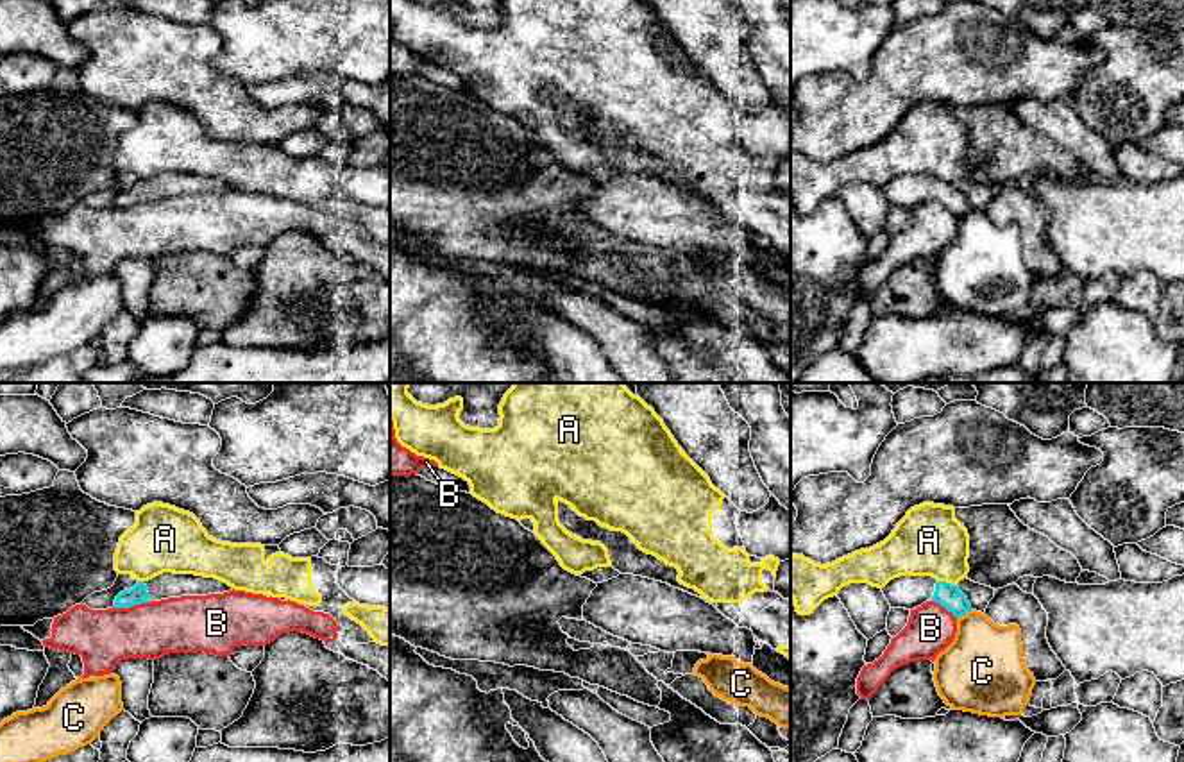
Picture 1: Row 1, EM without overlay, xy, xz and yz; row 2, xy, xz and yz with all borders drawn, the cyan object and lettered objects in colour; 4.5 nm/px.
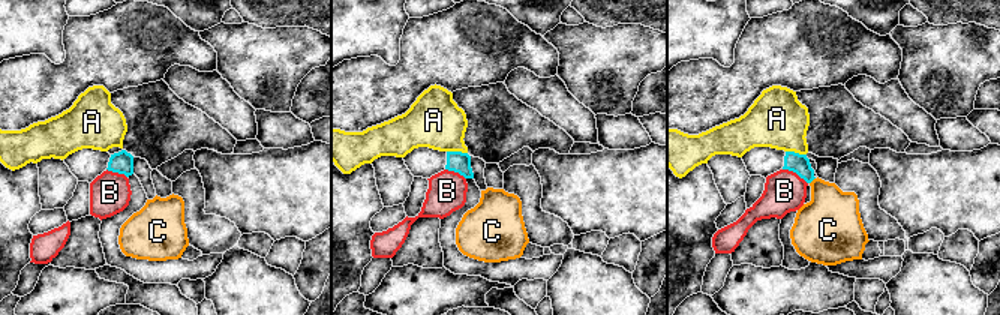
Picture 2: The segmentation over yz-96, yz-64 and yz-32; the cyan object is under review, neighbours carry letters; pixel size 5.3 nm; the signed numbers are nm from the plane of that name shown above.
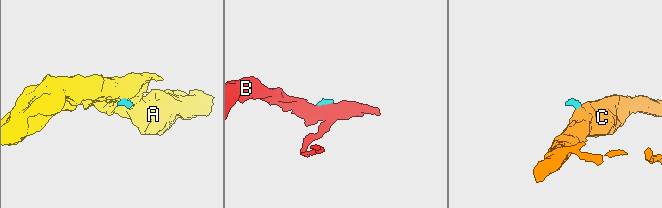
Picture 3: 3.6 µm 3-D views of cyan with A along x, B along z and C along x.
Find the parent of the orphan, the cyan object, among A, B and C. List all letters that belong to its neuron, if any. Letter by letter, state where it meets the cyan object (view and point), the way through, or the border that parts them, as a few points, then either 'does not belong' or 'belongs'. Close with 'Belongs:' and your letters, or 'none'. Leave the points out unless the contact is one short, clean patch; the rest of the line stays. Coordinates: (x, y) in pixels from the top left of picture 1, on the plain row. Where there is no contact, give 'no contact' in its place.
A: contact yz (945, 181); border yz (938, 179), (955, 185); does not belong
B: contact xy (131, 204); border xy (151, 201), (113, 206); does not belong
C: contact yz (964, 213); border yz (972, 210), (957, 219); does not belong
Belongs: none

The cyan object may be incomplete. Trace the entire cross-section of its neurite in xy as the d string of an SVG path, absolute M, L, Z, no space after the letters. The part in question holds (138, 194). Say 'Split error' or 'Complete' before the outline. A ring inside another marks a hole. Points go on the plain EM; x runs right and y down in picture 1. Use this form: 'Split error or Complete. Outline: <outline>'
Split error. Outline: M163 172L148 181L138 181L114 199L114 207L131 207L134 204L161 200L181 195L207 195L233 190L227 182L195 174Z

